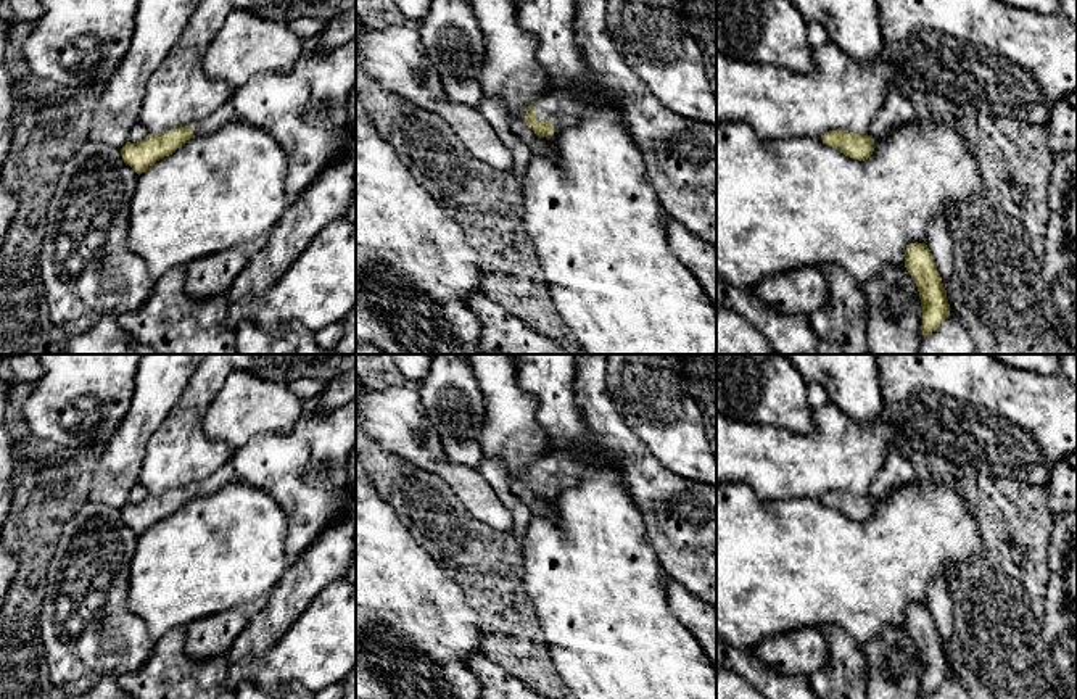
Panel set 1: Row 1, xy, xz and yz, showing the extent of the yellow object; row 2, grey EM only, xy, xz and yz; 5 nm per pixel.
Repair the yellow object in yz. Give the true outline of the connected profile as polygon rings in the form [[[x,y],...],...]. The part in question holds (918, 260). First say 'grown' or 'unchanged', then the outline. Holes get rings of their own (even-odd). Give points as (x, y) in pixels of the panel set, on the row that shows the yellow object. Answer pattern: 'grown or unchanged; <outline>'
unchanged; [[[910,243],[905,251],[905,267],[914,280],[922,306],[922,335],[935,332],[948,317],[950,304],[942,277],[926,243]]]

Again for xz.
grown; [[[576,0],[575,42],[581,53],[584,69],[596,85],[591,89],[586,84],[573,84],[539,97],[525,108],[526,126],[533,129],[536,135],[551,139],[554,134],[575,126],[580,121],[580,114],[592,105],[594,97],[612,95],[621,121],[644,158],[649,180],[658,195],[665,214],[716,250],[716,126],[675,114],[652,93],[647,84],[615,48],[607,29],[607,0]]]

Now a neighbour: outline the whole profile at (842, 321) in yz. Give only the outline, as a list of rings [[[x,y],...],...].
[[[839,266],[823,271],[829,296],[823,308],[808,316],[811,330],[819,341],[837,345],[844,354],[869,354],[868,308],[860,282]]]

